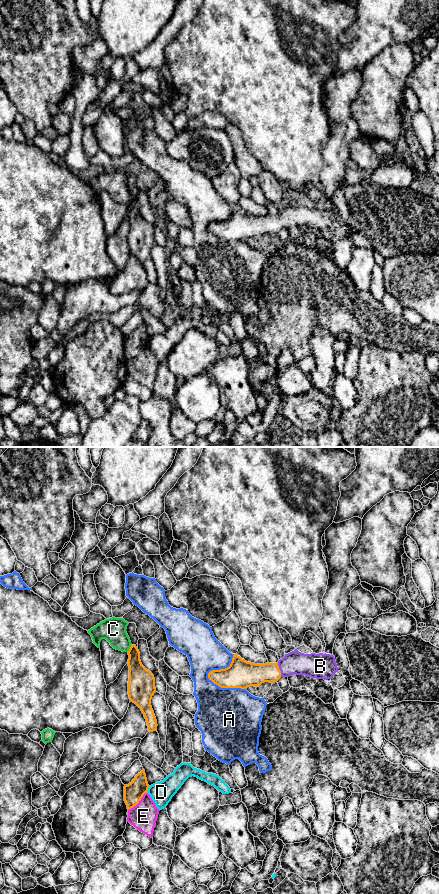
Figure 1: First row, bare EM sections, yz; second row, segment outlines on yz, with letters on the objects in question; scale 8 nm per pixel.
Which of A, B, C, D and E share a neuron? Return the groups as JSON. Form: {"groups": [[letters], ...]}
{"groups": [["A"], ["B"], ["C"], ["D"], ["E"]]}

